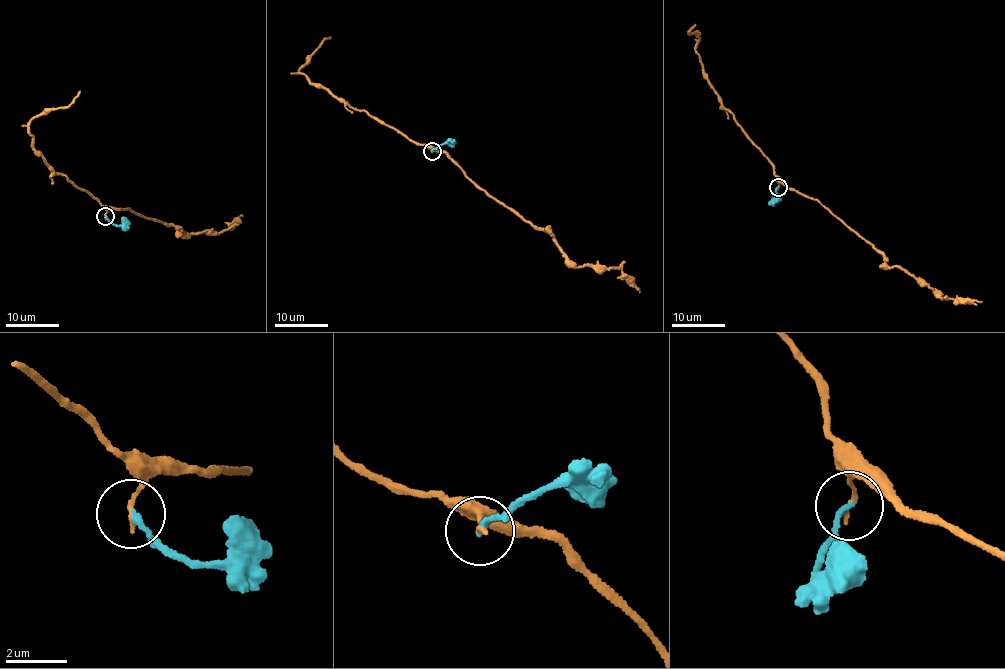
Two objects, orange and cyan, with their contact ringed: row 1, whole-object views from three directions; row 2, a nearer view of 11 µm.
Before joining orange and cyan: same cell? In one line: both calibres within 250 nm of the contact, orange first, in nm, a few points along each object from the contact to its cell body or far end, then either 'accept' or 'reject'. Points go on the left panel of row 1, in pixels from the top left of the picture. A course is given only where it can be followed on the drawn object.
140 nm thick on the orange side, 190 nm on the other; orange runs (105, 216), (109, 209), (125, 208), (174, 226), (178, 233), (180, 230), (189, 233), (229, 229), (241, 214); cyan runs (105, 216), (117, 226), (123, 225), (127, 219); reject

